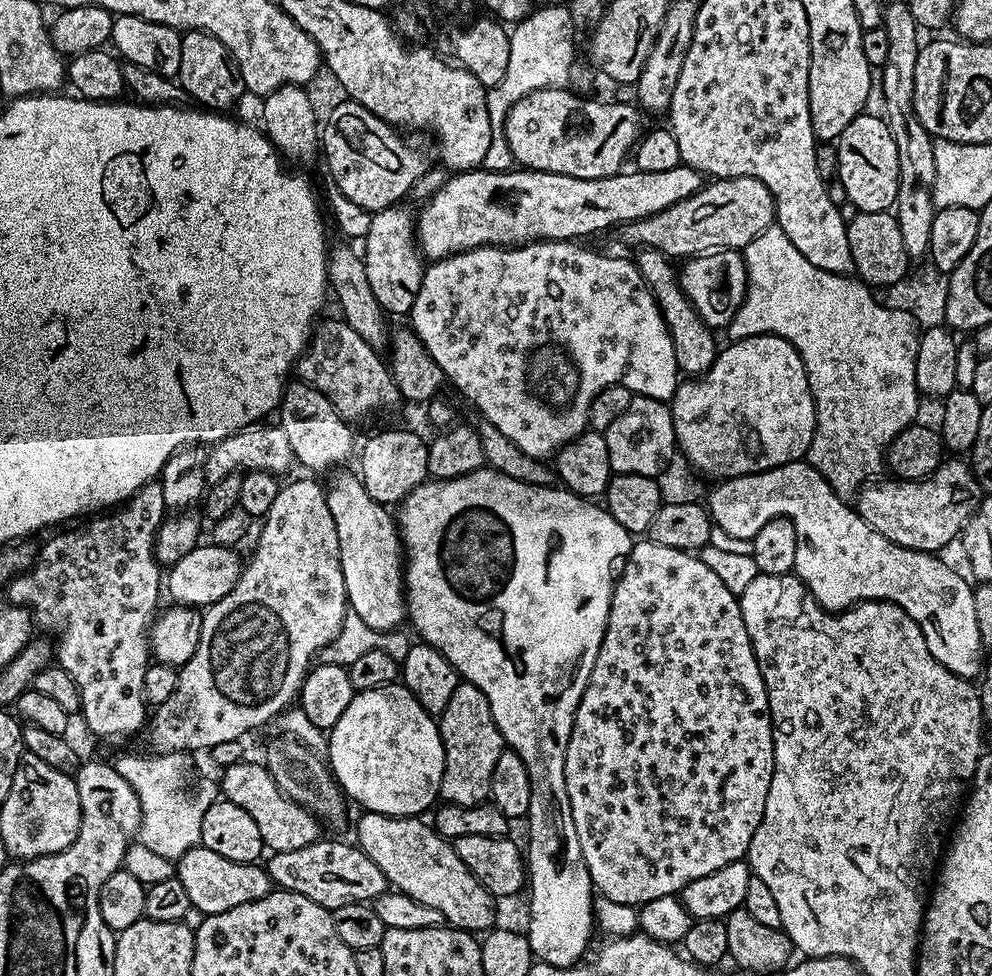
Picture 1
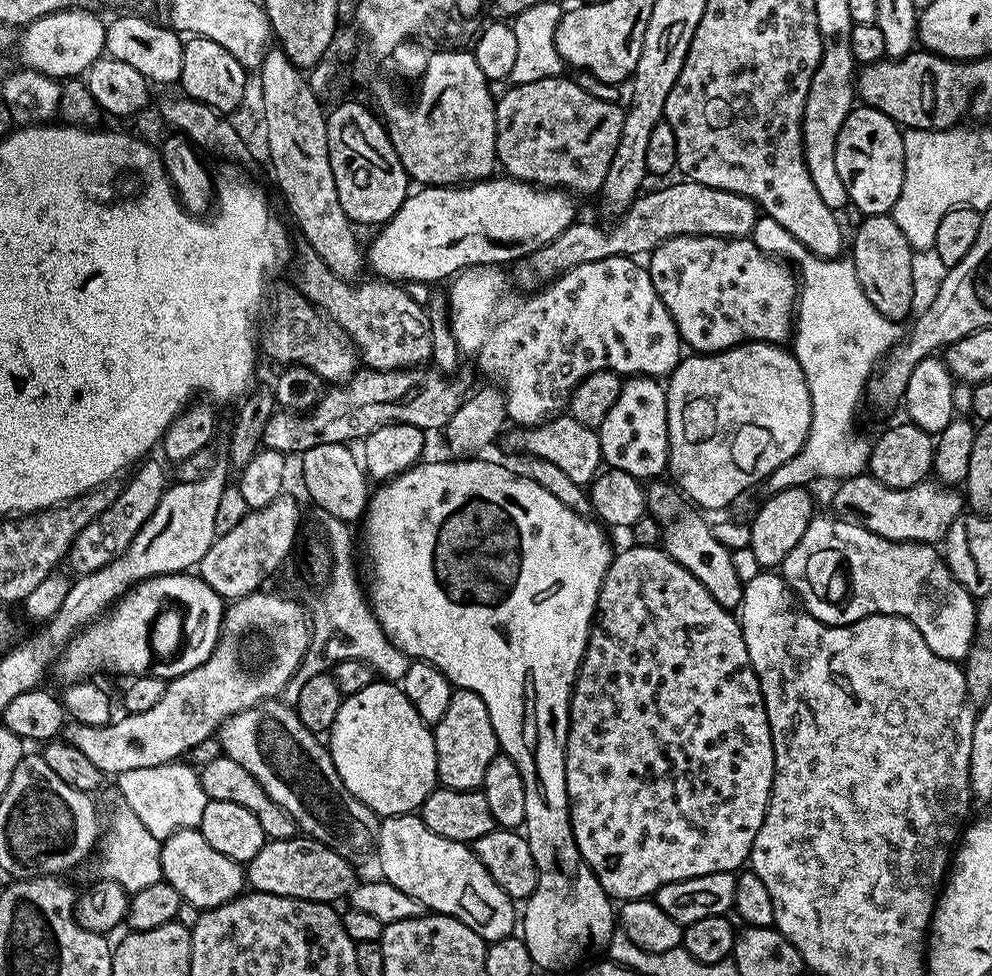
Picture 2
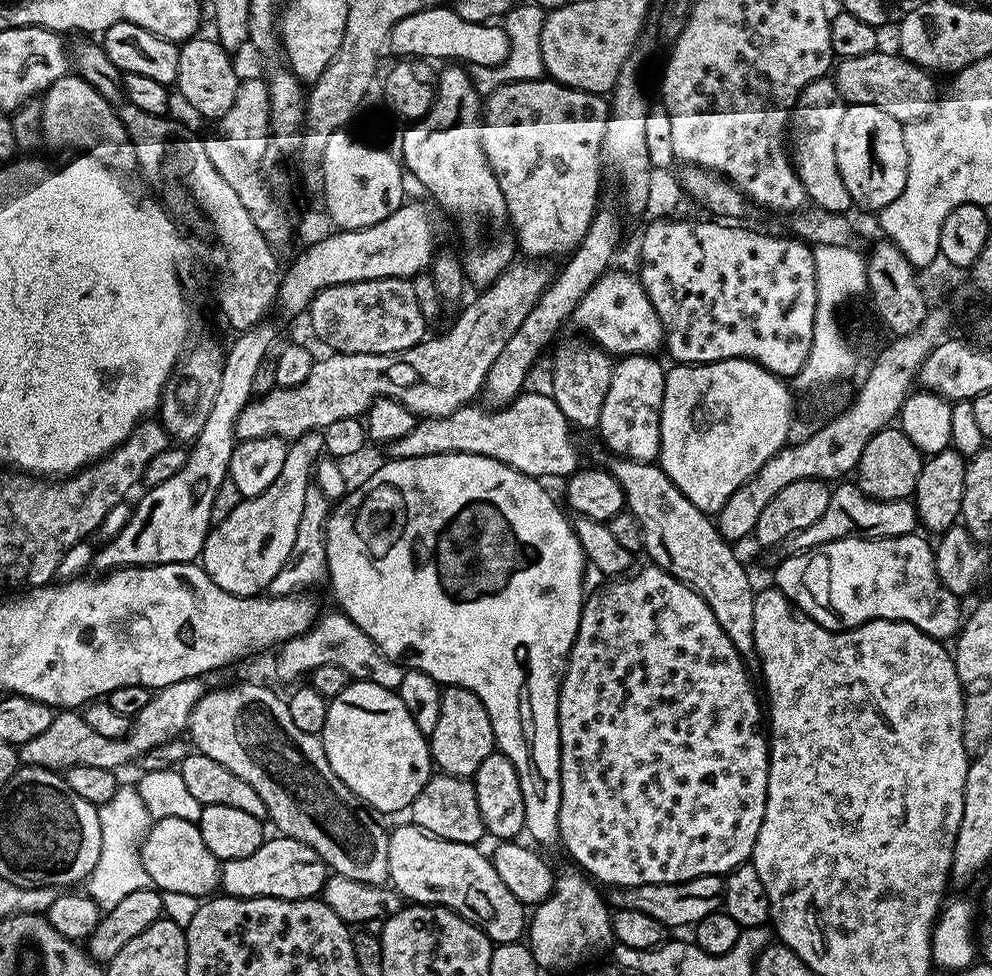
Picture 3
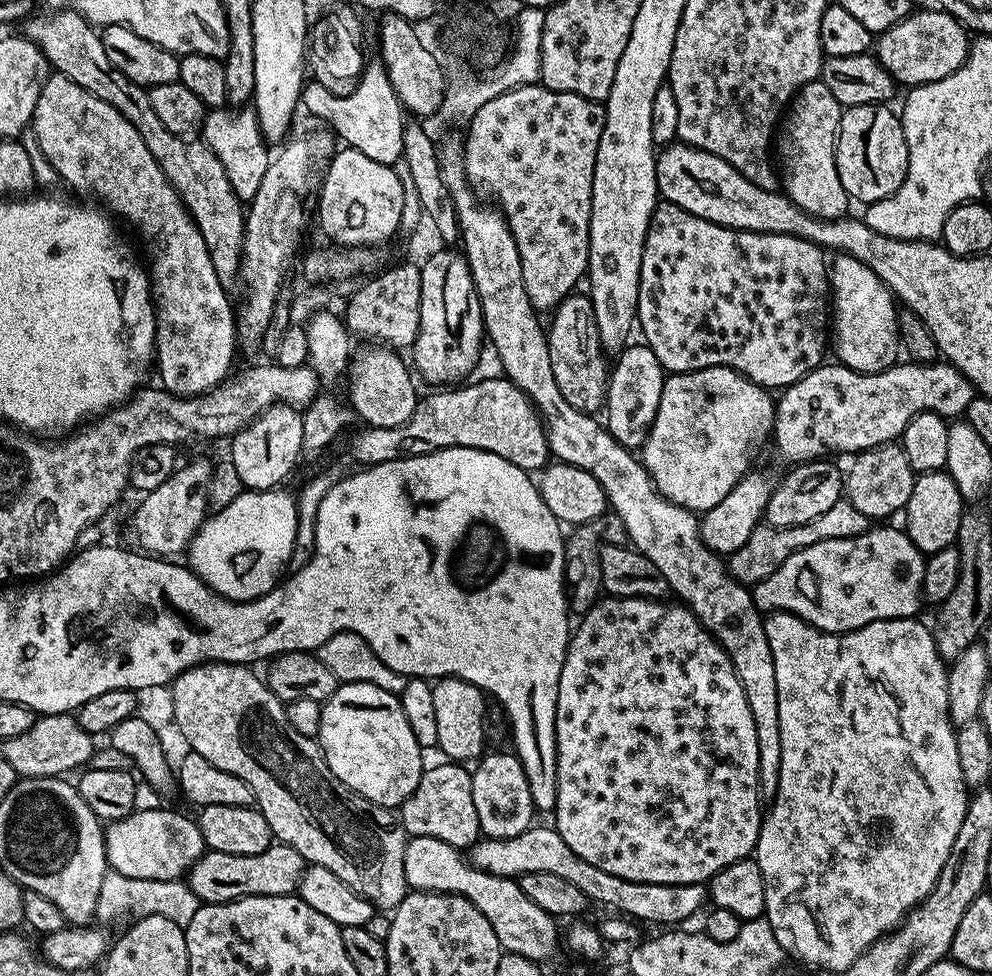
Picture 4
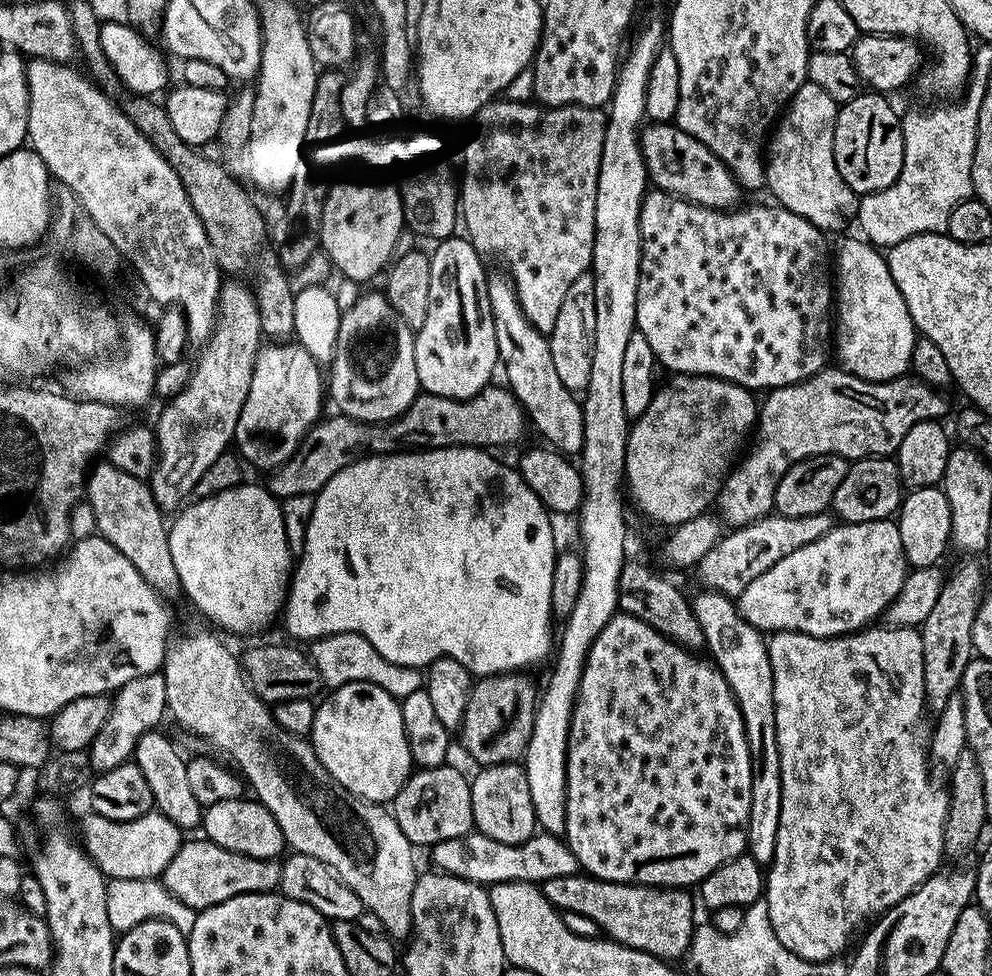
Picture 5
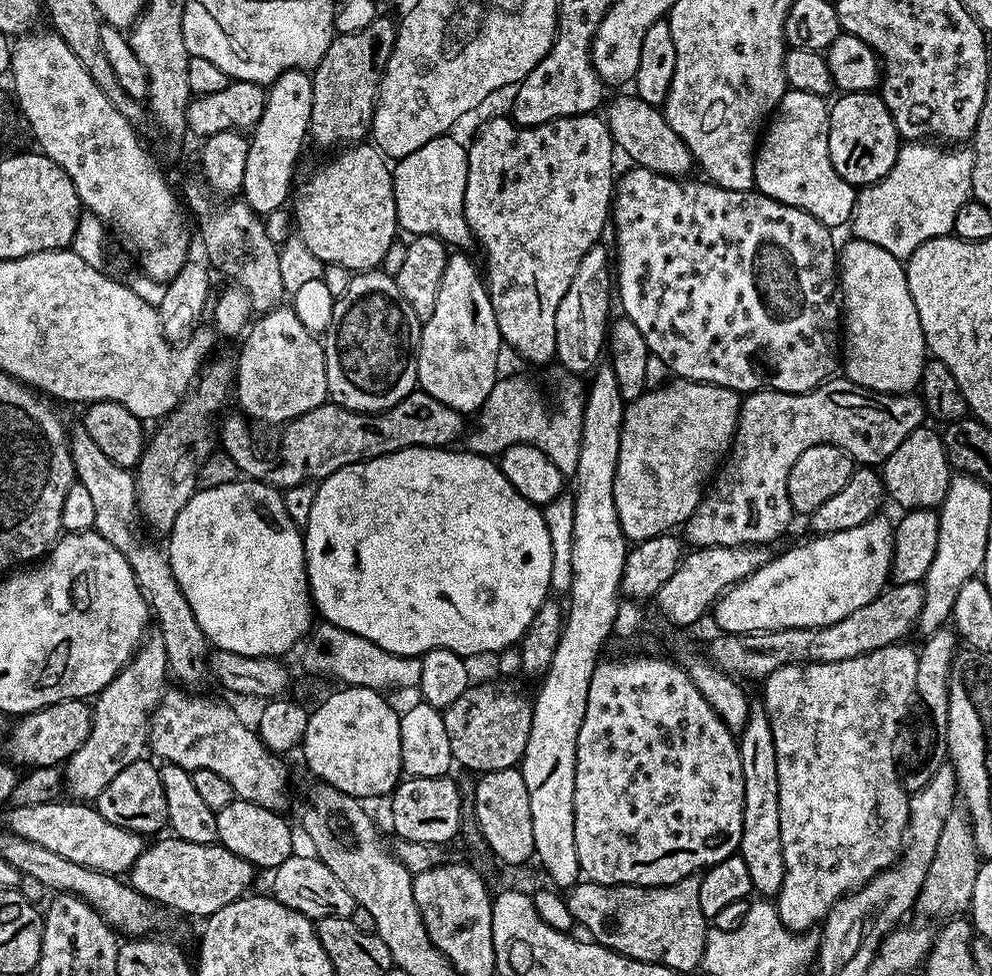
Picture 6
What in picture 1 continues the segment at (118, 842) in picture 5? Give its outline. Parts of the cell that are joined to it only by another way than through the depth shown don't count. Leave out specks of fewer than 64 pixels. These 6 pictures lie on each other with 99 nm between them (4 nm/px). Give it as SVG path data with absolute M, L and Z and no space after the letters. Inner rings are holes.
M203 846L186 850L178 865L178 875L182 886L186 886L186 894L190 894L190 902L206 916L222 914L234 906L254 902L267 896L274 888L272 879L259 863L230 862L230 858L222 858L222 854L214 854L214 850Z

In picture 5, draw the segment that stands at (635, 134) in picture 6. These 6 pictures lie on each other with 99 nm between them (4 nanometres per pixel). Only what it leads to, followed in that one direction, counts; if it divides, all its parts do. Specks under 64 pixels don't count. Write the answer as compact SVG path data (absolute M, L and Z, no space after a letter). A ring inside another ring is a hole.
M649 123L641 131L640 149L644 151L644 165L651 183L659 191L707 208L731 210L741 203L742 189L730 169L711 150L702 146L698 138L686 134L675 123Z

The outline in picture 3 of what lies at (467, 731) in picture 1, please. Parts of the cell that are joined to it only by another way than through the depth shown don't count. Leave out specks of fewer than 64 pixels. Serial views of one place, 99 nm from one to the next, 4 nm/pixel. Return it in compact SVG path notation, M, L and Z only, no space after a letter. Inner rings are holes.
M445 687L442 691L442 711L438 713L438 726L434 726L430 737L433 765L443 775L475 777L478 766L496 748L494 730L486 706L474 694L465 688Z

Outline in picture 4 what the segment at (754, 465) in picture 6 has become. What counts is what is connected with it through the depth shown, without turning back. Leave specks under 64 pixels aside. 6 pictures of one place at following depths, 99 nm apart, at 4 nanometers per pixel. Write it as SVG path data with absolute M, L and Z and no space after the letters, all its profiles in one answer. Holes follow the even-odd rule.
M839 362L821 363L819 368L813 370L813 372L807 372L804 377L798 382L794 382L790 387L783 389L779 393L778 399L775 401L776 406L776 418L772 422L772 434L771 439L776 440L776 448L780 451L780 456L784 460L789 460L789 465L795 466L803 464L806 460L818 460L825 457L828 452L849 452L849 454L855 454L858 452L867 452L869 448L877 448L883 444L891 444L899 441L903 437L906 426L910 426L910 422L918 414L923 412L933 412L939 416L945 418L960 418L967 413L970 402L974 395L974 389L972 383L966 378L966 374L962 374L954 367L953 364L947 362L897 362L890 368L885 368L882 372L855 372L849 368L844 367Z

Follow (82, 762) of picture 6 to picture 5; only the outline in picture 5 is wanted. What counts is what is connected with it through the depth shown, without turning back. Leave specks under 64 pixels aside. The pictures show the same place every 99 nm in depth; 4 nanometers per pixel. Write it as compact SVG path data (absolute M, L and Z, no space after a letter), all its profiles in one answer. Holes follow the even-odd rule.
M163 671L134 678L134 682L126 682L126 686L116 689L112 696L110 718L106 718L106 726L102 726L102 730L90 746L91 767L97 773L102 773L125 763L135 753L138 738L142 738L142 734L153 731L159 725L156 723L166 716L167 712L166 682Z

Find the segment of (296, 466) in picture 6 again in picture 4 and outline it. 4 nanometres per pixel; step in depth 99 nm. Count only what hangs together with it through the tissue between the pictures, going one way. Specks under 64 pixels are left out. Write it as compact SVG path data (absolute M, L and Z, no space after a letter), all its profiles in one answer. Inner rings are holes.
M500 374L467 384L451 390L432 390L429 396L421 395L414 414L410 414L402 426L361 427L361 432L354 433L348 444L349 454L357 460L357 465L371 466L443 448L473 448L498 454L498 458L506 458L506 462L529 474L543 469L550 460L548 436L540 413L524 391Z

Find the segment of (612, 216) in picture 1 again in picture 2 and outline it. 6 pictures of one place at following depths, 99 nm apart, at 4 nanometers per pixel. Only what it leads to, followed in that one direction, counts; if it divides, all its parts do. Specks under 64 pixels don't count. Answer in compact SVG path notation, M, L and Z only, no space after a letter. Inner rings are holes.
M496 174L487 180L474 180L470 184L437 184L435 186L420 186L415 189L402 202L402 206L392 215L388 223L379 229L380 232L372 240L372 245L366 248L366 264L370 269L373 268L377 277L383 278L389 282L409 282L420 281L426 285L435 285L435 280L447 281L464 271L465 268L475 268L481 264L491 264L493 266L508 266L513 262L519 262L524 257L534 254L542 246L554 242L562 230L566 230L571 224L577 223L576 204L571 195L563 190L537 186L526 180L514 180L507 174Z

